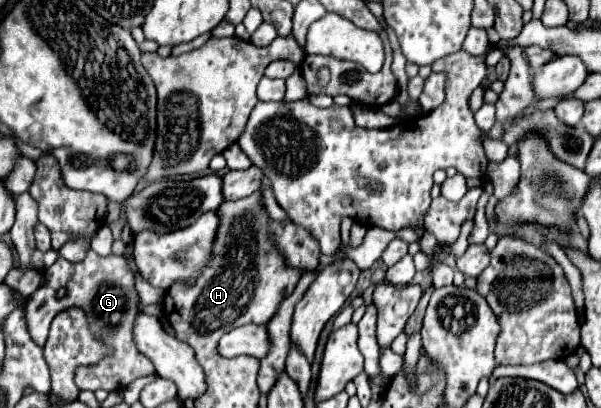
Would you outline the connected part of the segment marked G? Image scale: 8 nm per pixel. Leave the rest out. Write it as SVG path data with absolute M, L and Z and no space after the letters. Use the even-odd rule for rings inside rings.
M58 256L58 260L44 270L42 286L28 298L26 306L26 318L28 318L28 330L32 340L38 346L46 344L50 322L56 315L65 309L77 306L82 308L90 320L92 334L102 340L106 346L112 348L112 354L104 356L94 366L80 366L75 371L76 386L80 390L92 390L104 388L108 392L124 390L130 382L142 376L150 376L154 372L152 362L136 348L132 328L134 320L140 308L140 298L134 286L134 274L122 256L86 256L86 260L74 264ZM66 288L66 296L58 298L58 290Z

